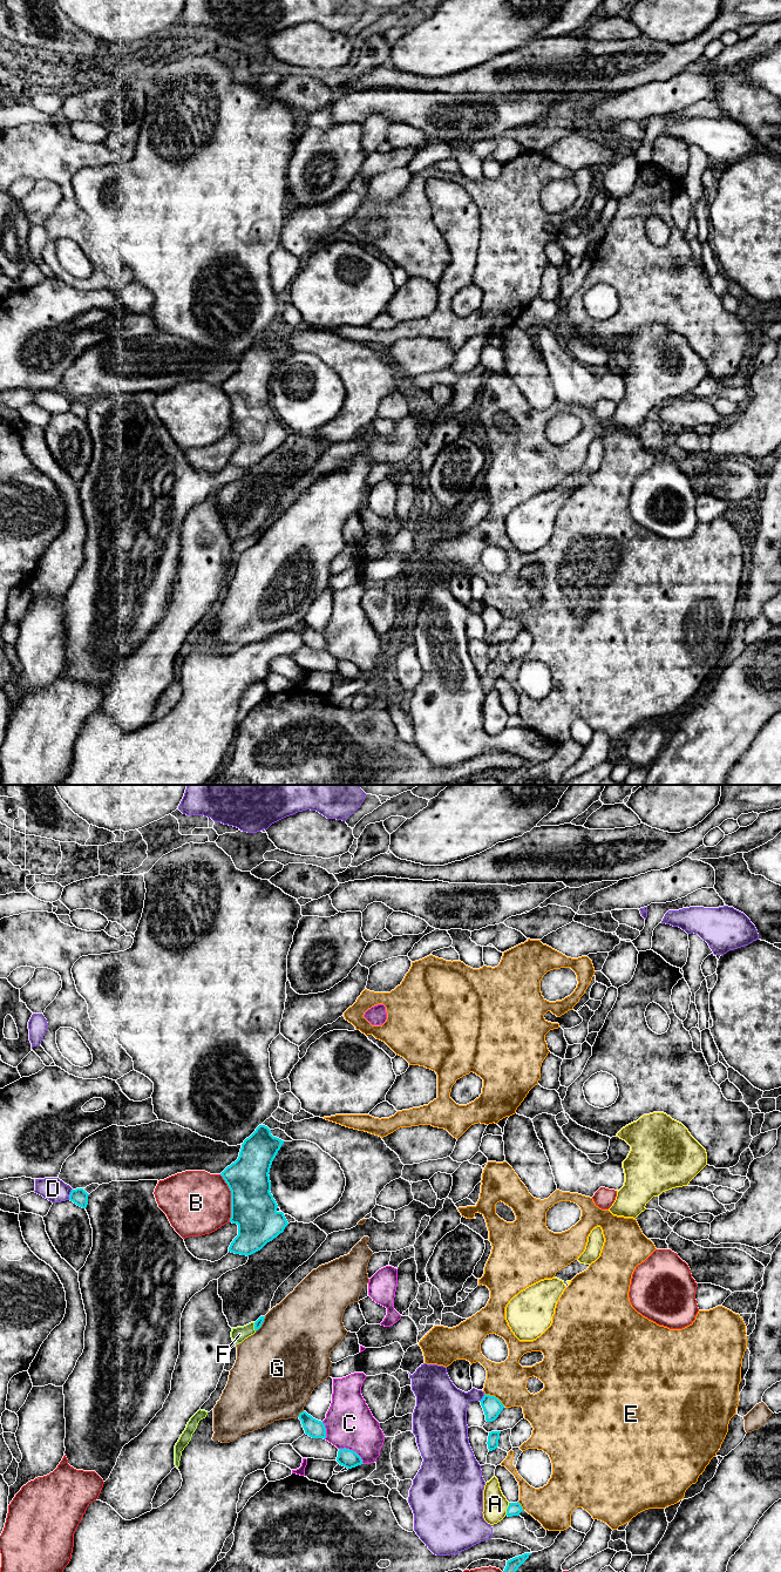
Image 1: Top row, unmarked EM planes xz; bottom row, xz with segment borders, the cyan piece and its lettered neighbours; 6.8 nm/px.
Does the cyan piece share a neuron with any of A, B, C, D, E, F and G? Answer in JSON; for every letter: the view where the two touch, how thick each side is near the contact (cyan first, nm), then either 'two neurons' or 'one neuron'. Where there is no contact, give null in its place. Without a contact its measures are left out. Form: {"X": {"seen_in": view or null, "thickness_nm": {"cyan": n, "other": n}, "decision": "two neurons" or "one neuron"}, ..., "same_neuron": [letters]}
{"A": {"seen_in": "xz", "thickness_nm": {"cyan": 90, "other": 170}, "decision": "two neurons"}, "B": {"seen_in": "xz", "thickness_nm": {"cyan": 300, "other": 440}, "decision": "two neurons"}, "C": {"seen_in": "xz", "thickness_nm": {"cyan": 130, "other": 320}, "decision": "two neurons"}, "D": {"seen_in": "xz", "thickness_nm": {"cyan": 110, "other": 160}, "decision": "two neurons"}, "E": {"seen_in": "xz", "thickness_nm": {"cyan": 130, "other": 280}, "decision": "two neurons"}, "F": {"seen_in": "xz", "thickness_nm": {"cyan": 50, "other": 100}, "decision": "one neuron"}, "G": {"seen_in": "xz", "thickness_nm": {"cyan": 50, "other": 500}, "decision": "two neurons"}, "same_neuron": ["F"]}

